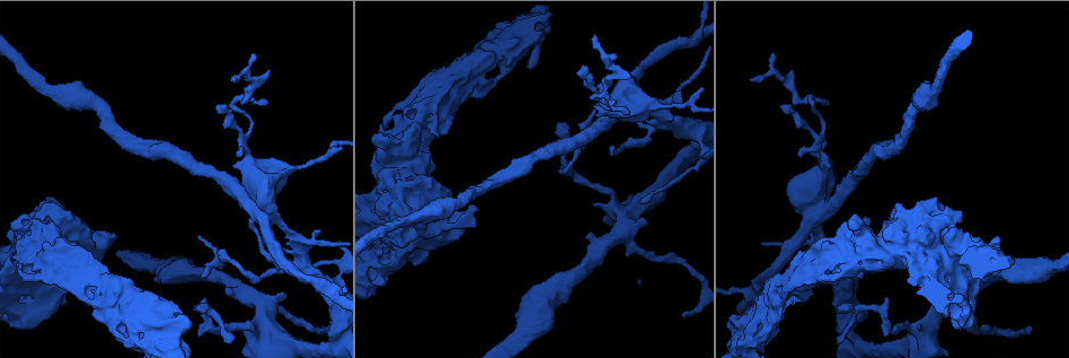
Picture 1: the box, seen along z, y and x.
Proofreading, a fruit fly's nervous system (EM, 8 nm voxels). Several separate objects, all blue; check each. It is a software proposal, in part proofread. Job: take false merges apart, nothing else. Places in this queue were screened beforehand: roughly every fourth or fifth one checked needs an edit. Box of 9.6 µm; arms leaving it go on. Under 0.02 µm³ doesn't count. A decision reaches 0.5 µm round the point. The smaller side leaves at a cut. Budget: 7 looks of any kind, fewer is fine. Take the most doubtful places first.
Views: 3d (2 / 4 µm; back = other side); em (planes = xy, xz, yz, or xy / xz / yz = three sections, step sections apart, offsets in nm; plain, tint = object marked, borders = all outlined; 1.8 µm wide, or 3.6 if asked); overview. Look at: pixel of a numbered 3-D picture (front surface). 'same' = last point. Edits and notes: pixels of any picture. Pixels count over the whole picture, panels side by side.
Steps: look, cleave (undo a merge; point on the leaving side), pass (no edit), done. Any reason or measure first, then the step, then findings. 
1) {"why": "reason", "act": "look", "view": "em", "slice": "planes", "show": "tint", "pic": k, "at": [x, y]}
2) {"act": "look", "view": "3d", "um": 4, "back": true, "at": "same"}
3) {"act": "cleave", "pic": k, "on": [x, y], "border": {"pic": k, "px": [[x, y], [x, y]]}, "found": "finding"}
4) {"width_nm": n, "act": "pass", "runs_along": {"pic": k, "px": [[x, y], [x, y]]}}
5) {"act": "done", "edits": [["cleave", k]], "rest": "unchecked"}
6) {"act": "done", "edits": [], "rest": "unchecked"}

{"why": "calibre changes", "act": "look", "view": "em", "um": 3.6, "slice": "xy", "step": 8, "show": "tint", "pic": 1, "at": [153, 342]}

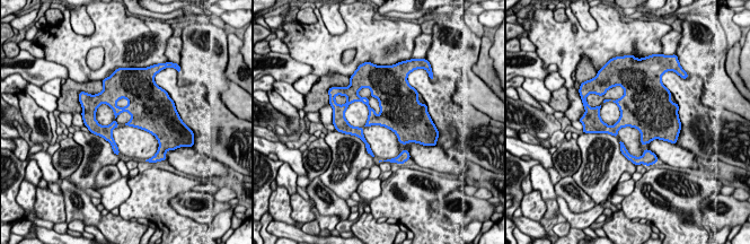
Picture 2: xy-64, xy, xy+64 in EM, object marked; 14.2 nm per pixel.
{"why": "another direction", "act": "look", "view": "em", "um": 3.6, "slice": "planes", "show": "tint", "at": "same"}

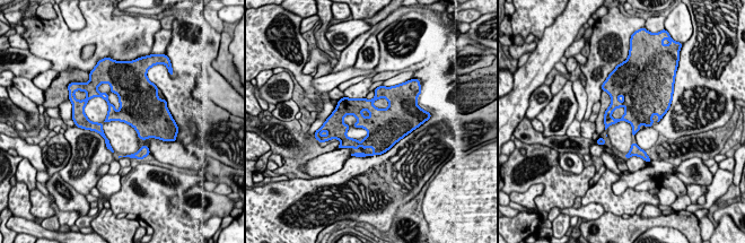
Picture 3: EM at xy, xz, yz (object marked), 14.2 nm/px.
{"width_nm": 280, "act": "pass", "found": "one neuron here"}

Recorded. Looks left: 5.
{"why": "sharp bend", "act": "look", "view": "3d", "um": 4, "pic": 1, "at": [951, 255]}

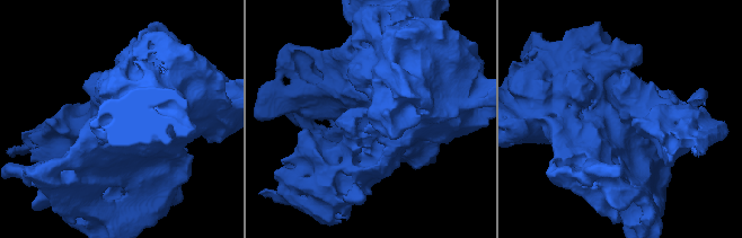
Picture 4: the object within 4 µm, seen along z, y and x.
{"act": "look", "view": "em", "um": 3.6, "slice": "planes", "show": "tint", "pic": 4, "at": [620, 122]}

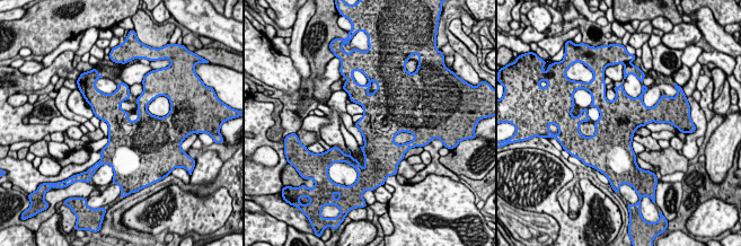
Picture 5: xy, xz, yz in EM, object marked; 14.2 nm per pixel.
{"width_nm": 380, "act": "pass", "found": "continuous, no second neuron"}

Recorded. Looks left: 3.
{"why": "looks like a crossing", "act": "look", "view": "3d", "um": 4, "pic": 1, "at": [813, 206]}

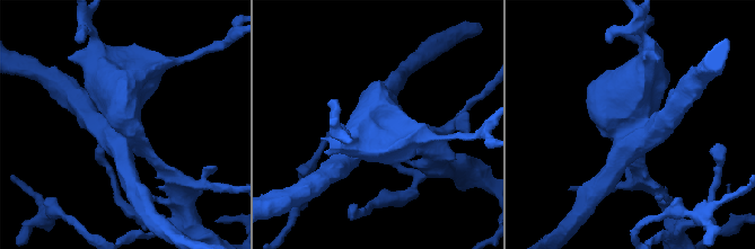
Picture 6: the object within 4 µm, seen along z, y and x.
{"why": "need the tissue", "act": "look", "view": "em", "um": 3.6, "slice": "xz", "step": 4, "show": "tint", "pic": 6, "at": [632, 127]}

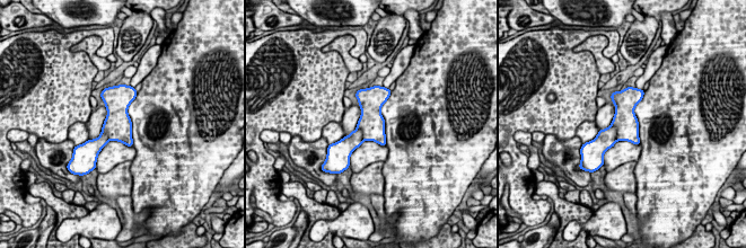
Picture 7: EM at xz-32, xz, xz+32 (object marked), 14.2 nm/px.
{"act": "look", "view": "em", "um": 3.6, "slice": "planes", "show": "tint", "at": "same"}

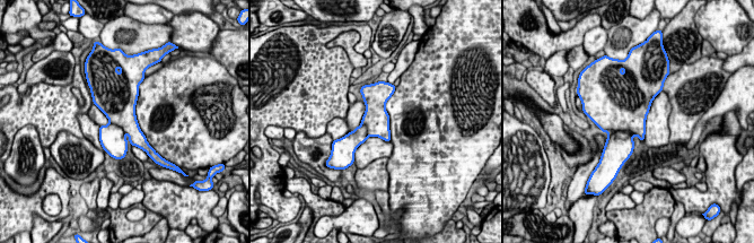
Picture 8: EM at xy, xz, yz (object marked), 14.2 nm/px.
{"act": "cleave", "pic": 8, "on": [619, 147], "border": {"pic": 8, "px": [[608, 131], [630, 130], [633, 133]]}, "found": "two neurons meet here"}

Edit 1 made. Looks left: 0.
{"act": "done", "edits": [["cleave", 8]], "rest": "unchecked"}

